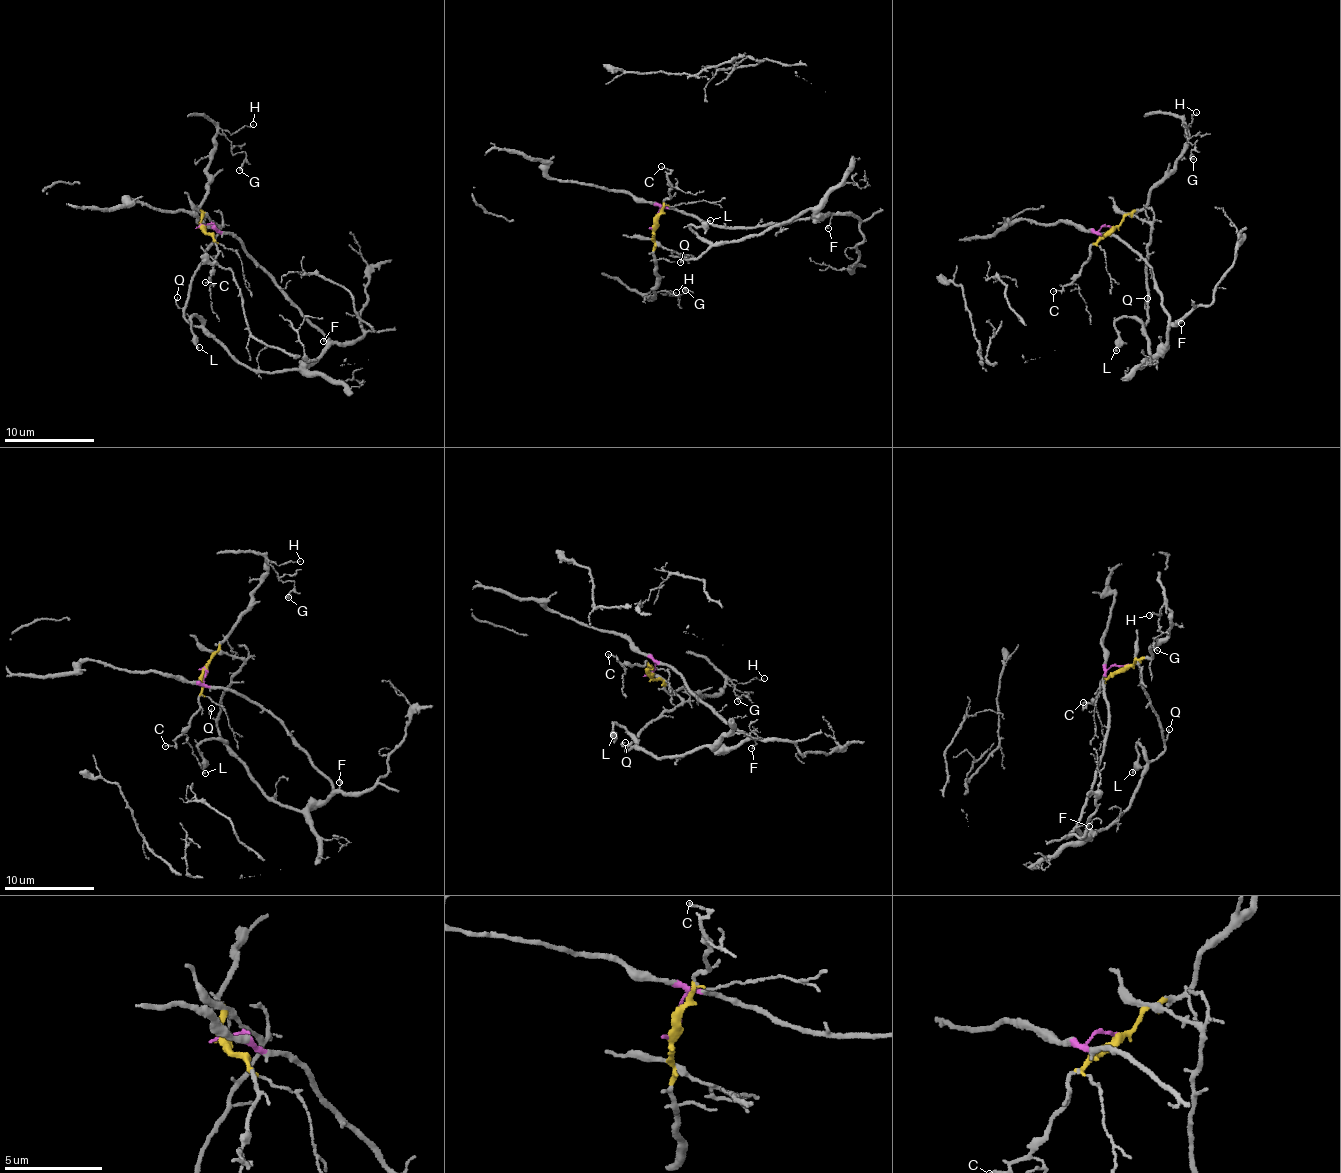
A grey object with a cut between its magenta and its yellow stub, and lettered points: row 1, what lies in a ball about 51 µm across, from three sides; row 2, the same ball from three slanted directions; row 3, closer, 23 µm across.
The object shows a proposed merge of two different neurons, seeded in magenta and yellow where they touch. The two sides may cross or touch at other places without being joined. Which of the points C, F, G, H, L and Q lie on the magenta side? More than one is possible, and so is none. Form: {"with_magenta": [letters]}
{"with_magenta": ["F", "L", "Q"]}

